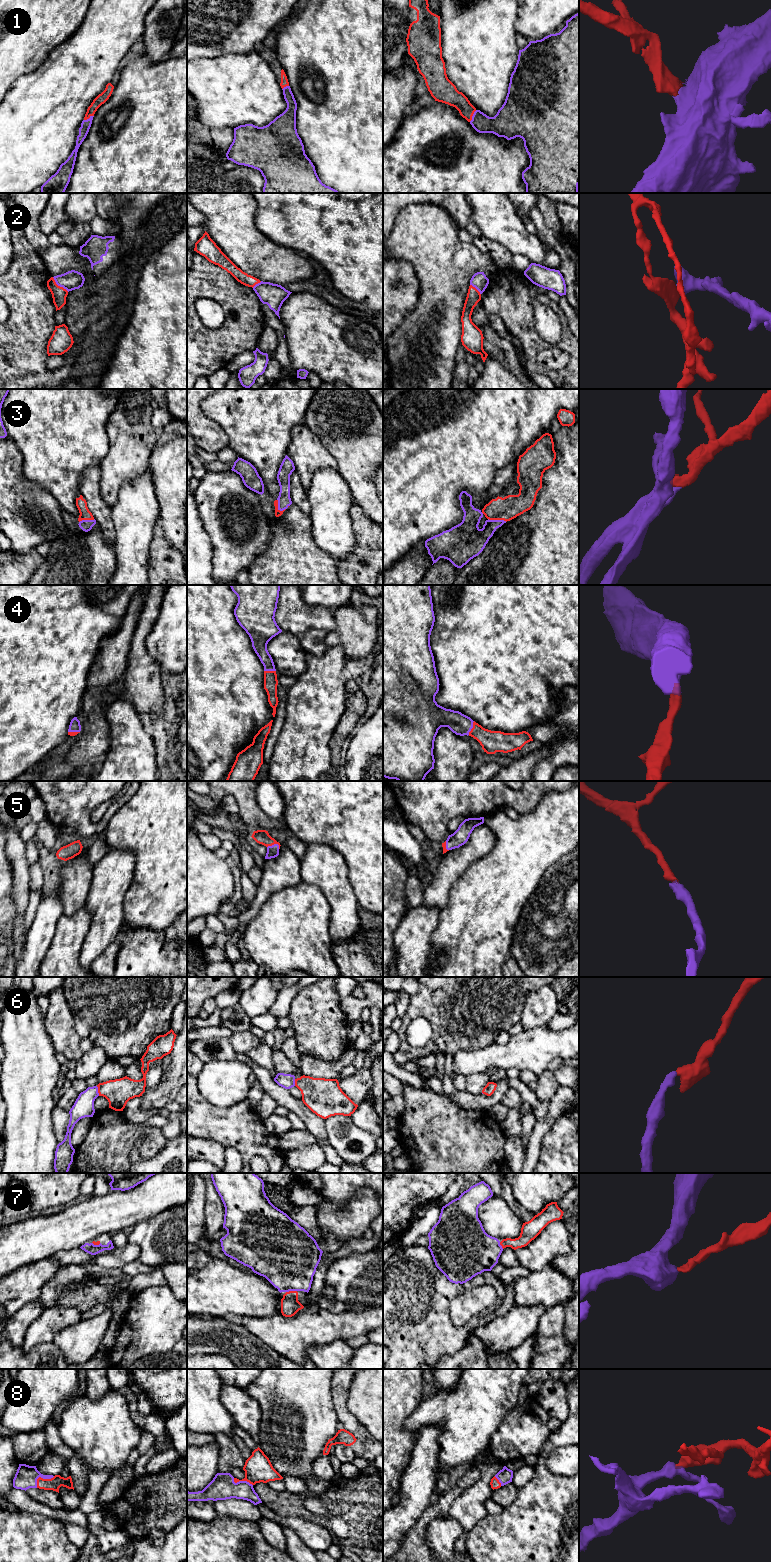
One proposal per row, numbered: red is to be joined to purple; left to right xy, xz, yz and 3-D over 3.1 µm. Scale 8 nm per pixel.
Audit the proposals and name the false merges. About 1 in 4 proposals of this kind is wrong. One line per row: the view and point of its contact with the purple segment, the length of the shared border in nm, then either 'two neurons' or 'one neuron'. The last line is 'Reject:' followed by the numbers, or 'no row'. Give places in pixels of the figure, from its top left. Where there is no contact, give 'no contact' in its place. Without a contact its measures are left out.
1: contact yz (472, 116); length 110 nm; one neuron
2: contact xy (59, 285); length 180 nm; two neurons
3: contact yz (497, 520); length 150 nm; one neuron
4: contact yz (472, 727); length 120 nm; one neuron
5: contact xz (274, 844); length 110 nm; one neuron
6: contact xy (97, 1091); length 80 nm; one neuron
7: contact xz (291, 1290); length 90 nm; one neuron
8: contact xy (41, 1477); length 180 nm; one neuron
Reject: 2

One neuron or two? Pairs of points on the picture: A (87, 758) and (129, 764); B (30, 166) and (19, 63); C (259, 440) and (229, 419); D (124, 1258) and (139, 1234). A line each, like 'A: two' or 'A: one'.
A: two
B: two
C: one
D: two

